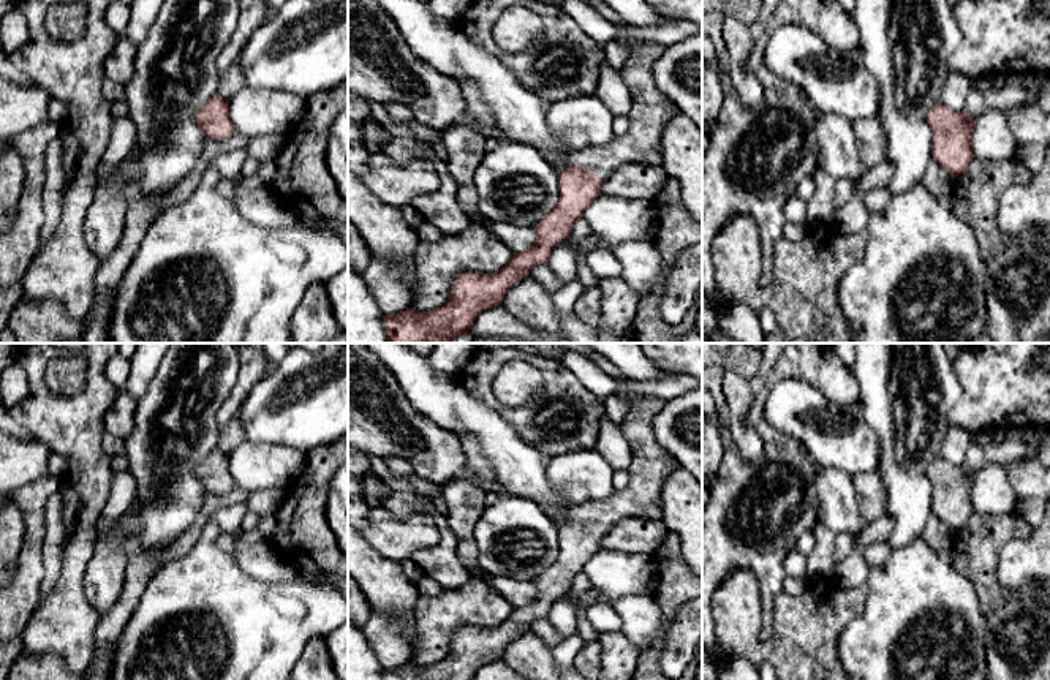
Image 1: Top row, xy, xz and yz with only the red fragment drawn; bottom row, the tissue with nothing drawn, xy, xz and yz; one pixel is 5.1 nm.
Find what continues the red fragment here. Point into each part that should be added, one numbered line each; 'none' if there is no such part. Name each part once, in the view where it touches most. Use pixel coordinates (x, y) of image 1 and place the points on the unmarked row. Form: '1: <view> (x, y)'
1: xz (650, 467)

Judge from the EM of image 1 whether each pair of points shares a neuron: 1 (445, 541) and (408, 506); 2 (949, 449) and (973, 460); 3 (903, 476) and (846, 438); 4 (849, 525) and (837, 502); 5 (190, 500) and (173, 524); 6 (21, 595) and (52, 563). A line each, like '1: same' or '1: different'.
1: same
2: different
3: different
4: same
5: same
6: different

